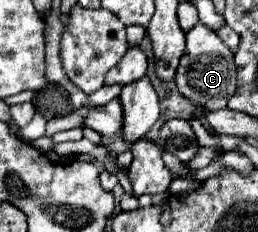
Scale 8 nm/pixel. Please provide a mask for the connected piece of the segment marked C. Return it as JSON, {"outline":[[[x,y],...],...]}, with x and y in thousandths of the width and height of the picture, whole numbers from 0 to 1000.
{"outline":[[[760,103],[721,138],[721,216],[698,250],[682,302],[682,371],[698,405],[736,422],[752,448],[791,457],[798,474],[860,474],[915,388],[915,276],[899,224],[860,190],[837,138],[814,138],[791,103]]]}

